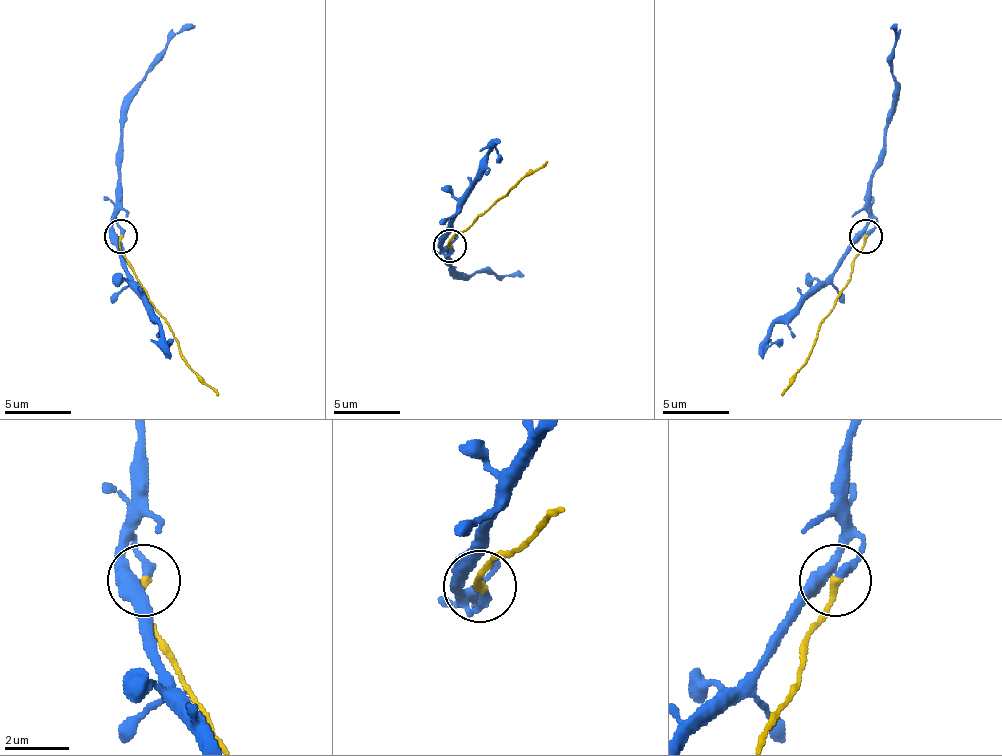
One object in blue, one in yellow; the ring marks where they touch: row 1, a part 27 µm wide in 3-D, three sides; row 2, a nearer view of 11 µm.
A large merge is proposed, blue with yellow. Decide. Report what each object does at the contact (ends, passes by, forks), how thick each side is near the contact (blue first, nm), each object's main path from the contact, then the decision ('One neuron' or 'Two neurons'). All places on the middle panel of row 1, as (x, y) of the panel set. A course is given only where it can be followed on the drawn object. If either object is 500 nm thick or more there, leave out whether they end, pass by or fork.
At the ring blue ends. At the ring yellow ends. Thickness 280 nm (blue) against 220 nm. Course of blue: (448, 244), (445, 254), (448, 251), (452, 264), (462, 274), (478, 271), (525, 274). Course of yellow: (448, 244), (495, 201), (548, 161). Two neurons

